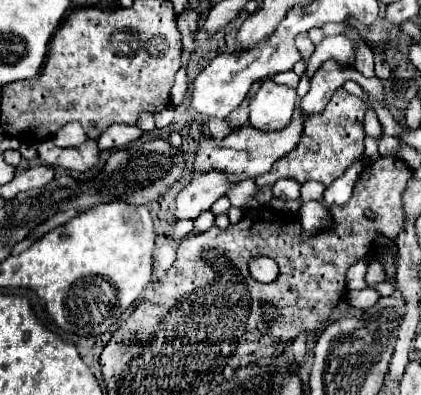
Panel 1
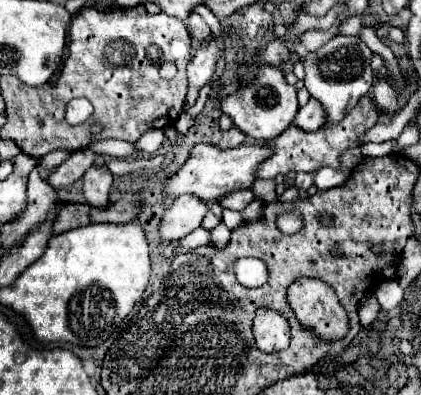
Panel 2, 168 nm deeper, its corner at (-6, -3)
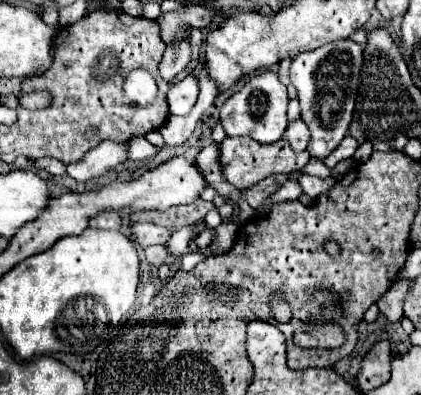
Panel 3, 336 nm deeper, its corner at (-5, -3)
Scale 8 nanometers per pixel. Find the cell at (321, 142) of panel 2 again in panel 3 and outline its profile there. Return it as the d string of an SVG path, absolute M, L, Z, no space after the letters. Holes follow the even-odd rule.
M240 136L240 138L226 138L220 142L220 162L222 162L222 172L224 172L224 178L234 184L236 188L240 190L246 190L250 186L254 186L256 182L272 176L272 174L288 174L288 172L296 172L296 170L302 170L308 160L310 160L310 154L304 150L304 152L294 152L290 148L290 144L286 144L284 138L280 138L278 142L274 144L258 144L254 142L252 138L248 136Z

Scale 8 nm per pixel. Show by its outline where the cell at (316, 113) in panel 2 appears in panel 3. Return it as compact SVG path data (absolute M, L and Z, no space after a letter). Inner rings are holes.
M298 118L298 120L294 120L294 122L290 122L290 124L288 124L284 138L290 142L290 146L294 148L294 152L302 152L302 150L308 146L310 130L306 128L304 120L302 120L302 118Z

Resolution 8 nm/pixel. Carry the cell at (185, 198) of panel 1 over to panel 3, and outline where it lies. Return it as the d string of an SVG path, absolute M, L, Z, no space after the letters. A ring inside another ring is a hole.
M134 224L132 226L132 240L138 242L142 248L148 248L152 244L166 244L172 236L170 228L162 228L158 224Z

